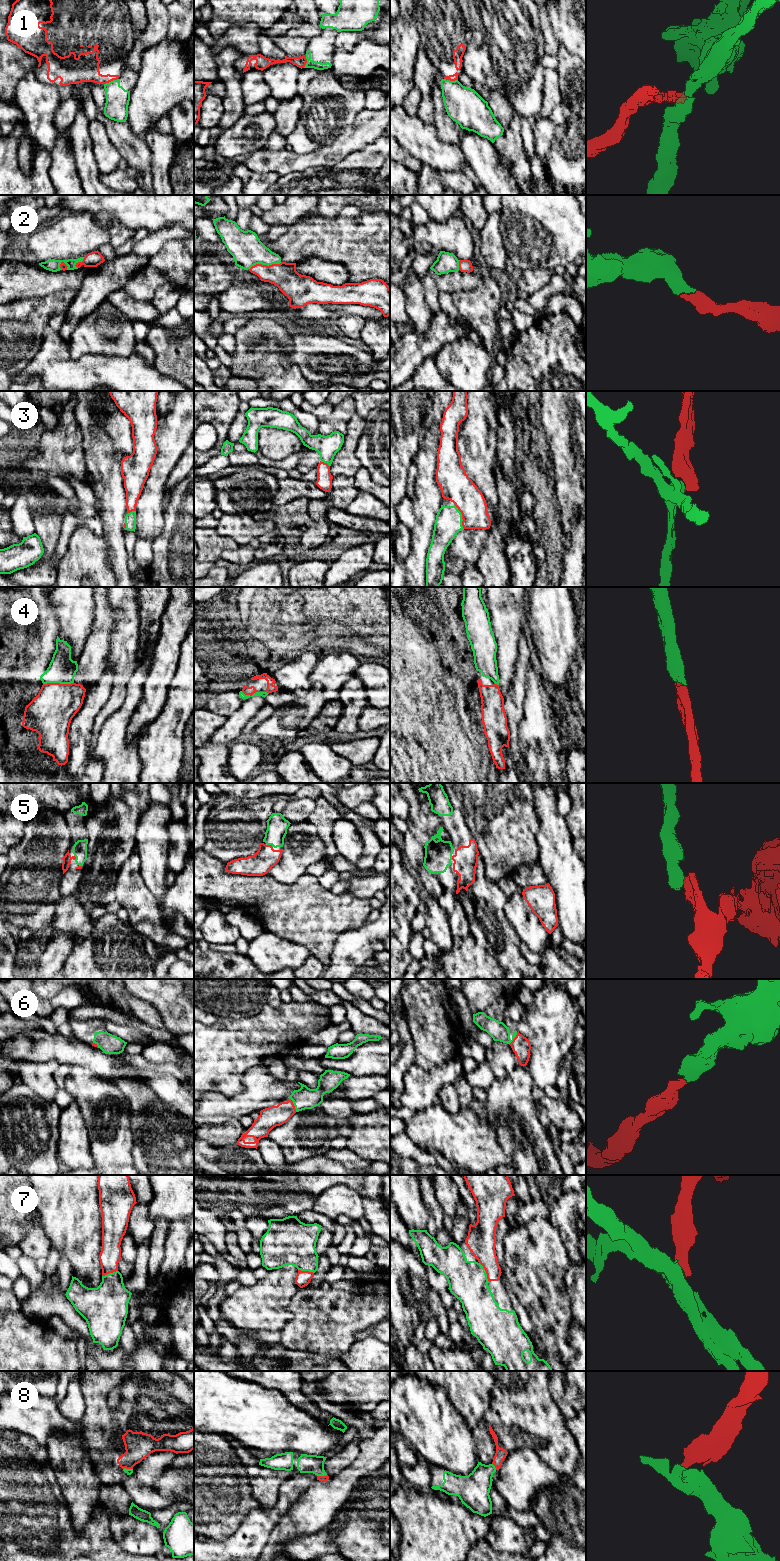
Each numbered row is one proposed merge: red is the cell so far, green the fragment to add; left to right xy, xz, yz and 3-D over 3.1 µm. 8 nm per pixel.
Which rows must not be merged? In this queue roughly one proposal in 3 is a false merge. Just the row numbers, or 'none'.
1, 8

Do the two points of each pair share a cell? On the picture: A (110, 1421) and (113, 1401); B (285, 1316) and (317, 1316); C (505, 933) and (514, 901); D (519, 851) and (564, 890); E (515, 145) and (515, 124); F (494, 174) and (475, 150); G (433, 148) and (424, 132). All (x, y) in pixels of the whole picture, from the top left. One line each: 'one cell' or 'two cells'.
A: two cells
B: two cells
C: two cells
D: two cells
E: one cell
F: one cell
G: one cell

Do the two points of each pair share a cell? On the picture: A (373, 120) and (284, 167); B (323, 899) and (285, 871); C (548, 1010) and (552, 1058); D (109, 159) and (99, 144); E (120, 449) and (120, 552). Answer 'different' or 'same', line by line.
A: same
B: different
C: same
D: same
E: different

